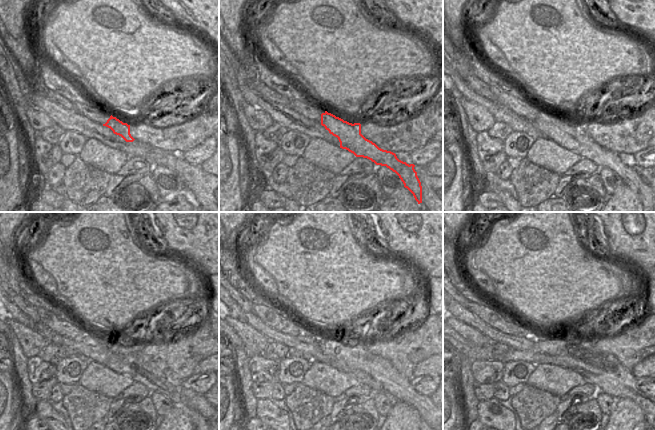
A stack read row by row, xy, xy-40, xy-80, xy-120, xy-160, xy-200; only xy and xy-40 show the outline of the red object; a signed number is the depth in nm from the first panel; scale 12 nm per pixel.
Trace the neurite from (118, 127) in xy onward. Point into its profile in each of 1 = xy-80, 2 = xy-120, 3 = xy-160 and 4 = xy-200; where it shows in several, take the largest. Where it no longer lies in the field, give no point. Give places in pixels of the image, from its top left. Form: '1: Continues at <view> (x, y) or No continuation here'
1: Continues at xy-80 (572, 136)
2: Continues at xy-120 (93, 348)
3: Continues at xy-160 (307, 344)
4: Continues at xy-200 (463, 314)

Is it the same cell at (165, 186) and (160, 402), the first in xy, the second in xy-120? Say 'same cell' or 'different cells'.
same cell

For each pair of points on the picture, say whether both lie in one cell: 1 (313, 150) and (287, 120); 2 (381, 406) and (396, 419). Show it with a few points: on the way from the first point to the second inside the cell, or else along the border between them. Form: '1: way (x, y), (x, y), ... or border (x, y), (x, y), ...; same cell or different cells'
1: border (311, 137), (320, 137), (334, 144); different cells
2: border (397, 401), (386, 415); different cells

